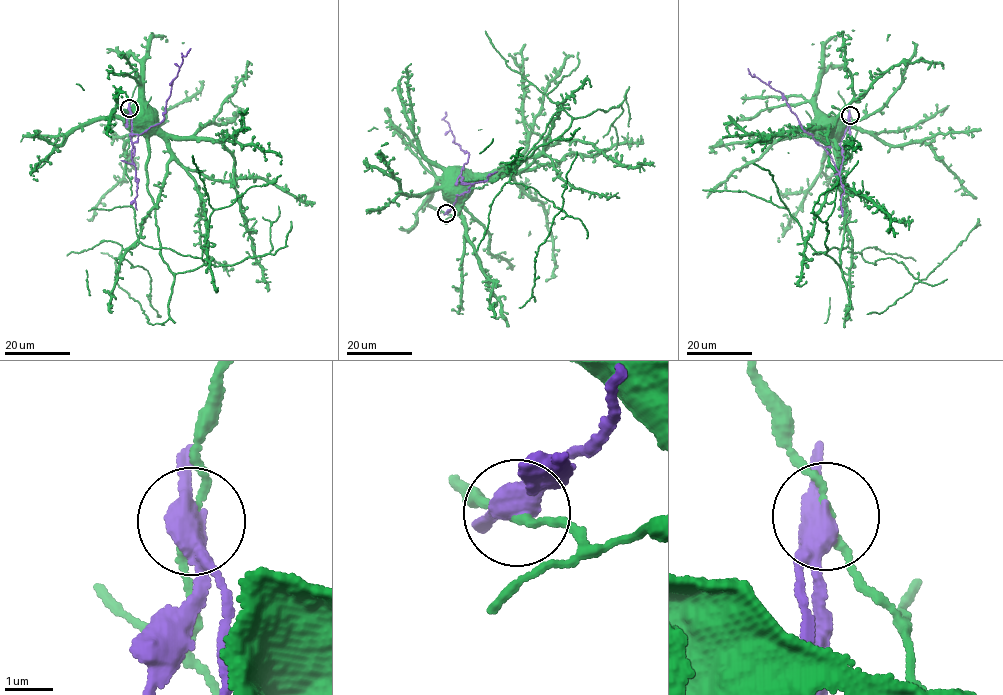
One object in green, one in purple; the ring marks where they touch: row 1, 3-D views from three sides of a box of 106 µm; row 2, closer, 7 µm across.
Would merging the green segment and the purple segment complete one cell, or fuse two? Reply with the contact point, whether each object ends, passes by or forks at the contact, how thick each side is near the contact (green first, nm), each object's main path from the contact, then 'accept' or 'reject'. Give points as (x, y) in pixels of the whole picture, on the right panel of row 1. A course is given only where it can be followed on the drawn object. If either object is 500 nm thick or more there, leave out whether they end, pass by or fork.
(850, 115) | green passes by | purple passes by | 140/480 nm | green via (849, 115), (856, 128), (827, 125), (824, 130) | purple via (849, 115), (840, 143), (843, 156), (838, 171), (823, 147), (803, 129), (782, 94), (752, 77), (748, 68) | reject

